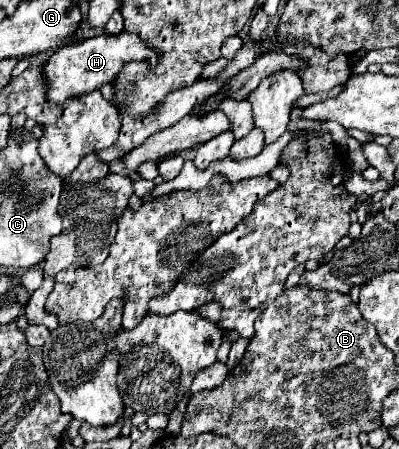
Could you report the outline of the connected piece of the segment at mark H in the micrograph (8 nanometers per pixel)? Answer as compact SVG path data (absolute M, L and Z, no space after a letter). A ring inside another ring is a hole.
M118 33L118 35L102 35L92 37L78 43L66 43L58 51L54 51L44 65L44 75L50 81L48 91L48 103L64 103L70 97L82 97L84 93L92 93L100 89L106 83L114 83L118 79L118 73L122 65L132 61L144 61L150 65L150 69L156 67L160 59L160 53L146 45L136 33Z

